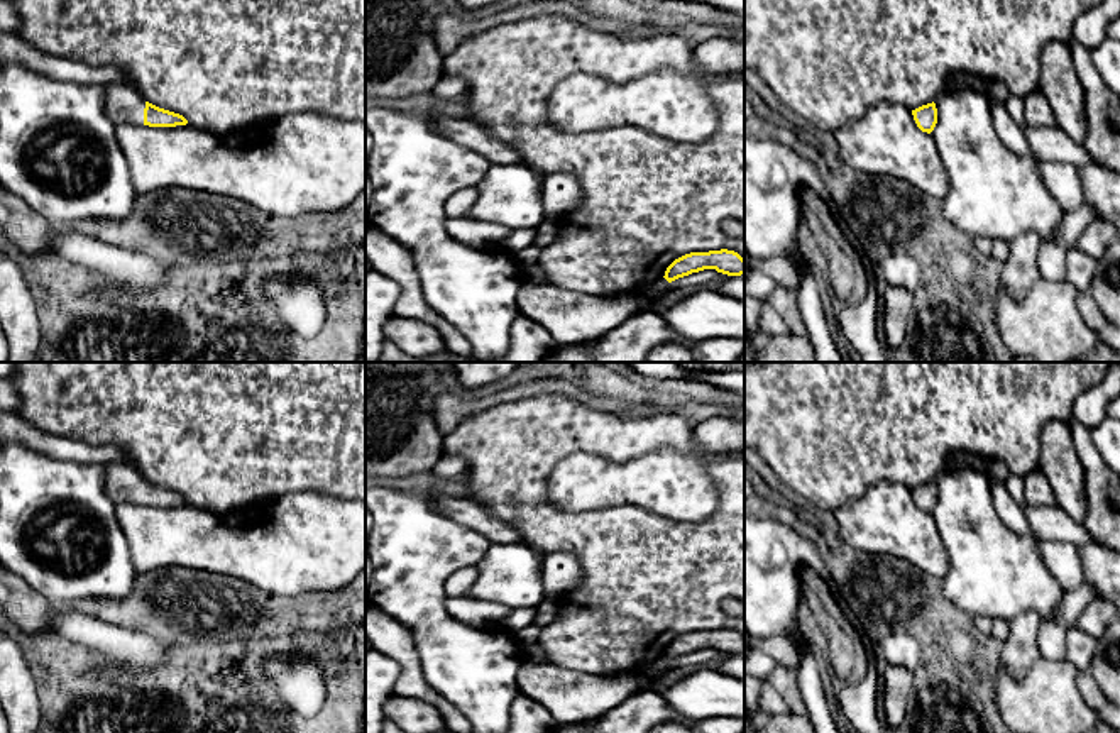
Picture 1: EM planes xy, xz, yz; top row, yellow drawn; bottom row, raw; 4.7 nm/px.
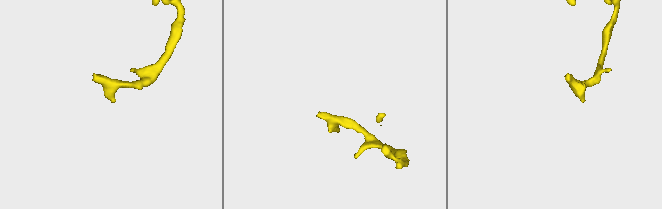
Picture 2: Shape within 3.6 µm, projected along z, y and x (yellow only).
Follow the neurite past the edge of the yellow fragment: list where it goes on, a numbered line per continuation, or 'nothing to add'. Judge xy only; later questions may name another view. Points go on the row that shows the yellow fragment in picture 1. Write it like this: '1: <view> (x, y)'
1: xy (124, 105)

